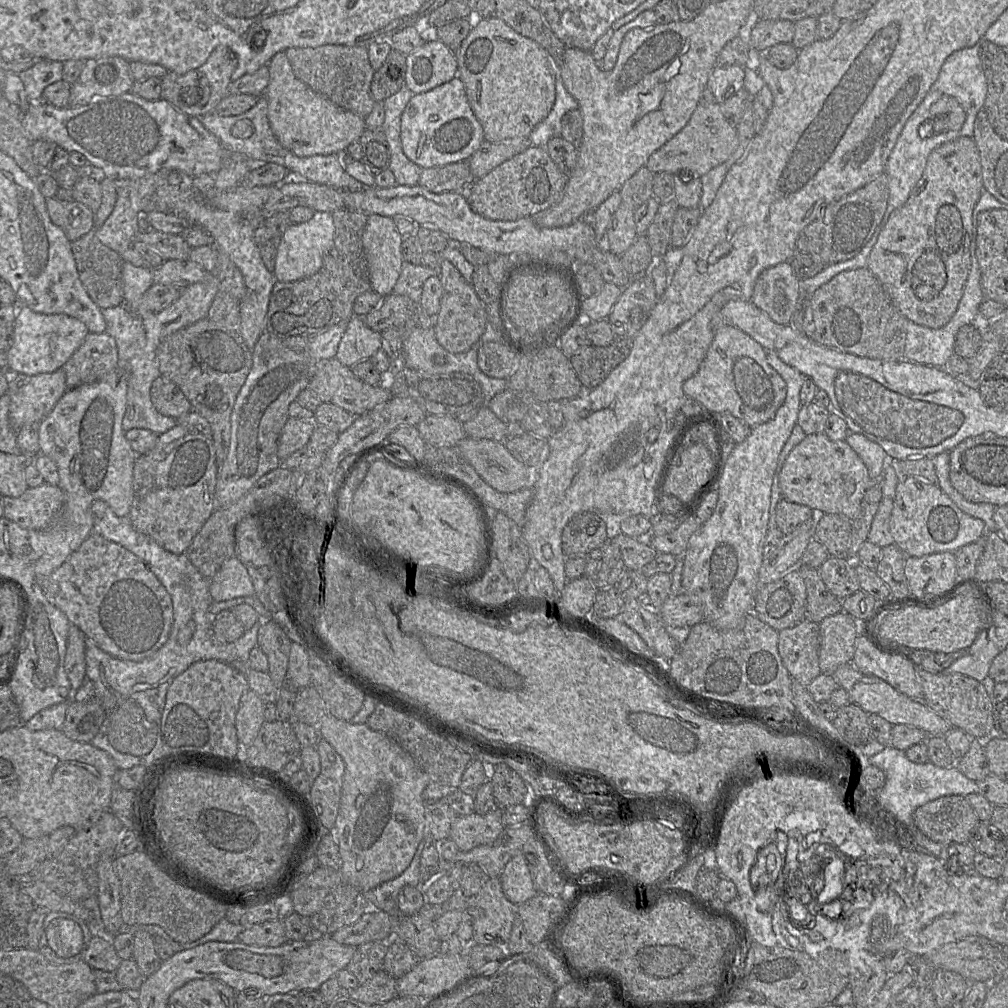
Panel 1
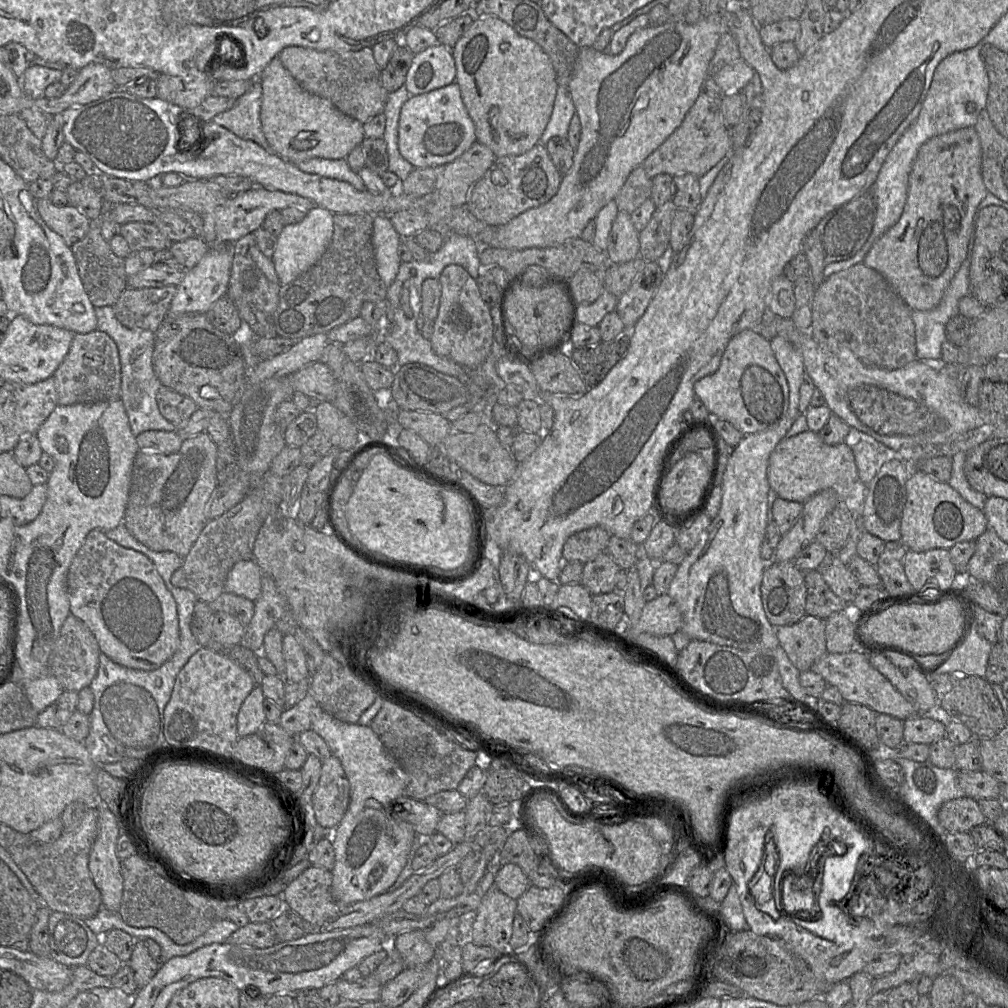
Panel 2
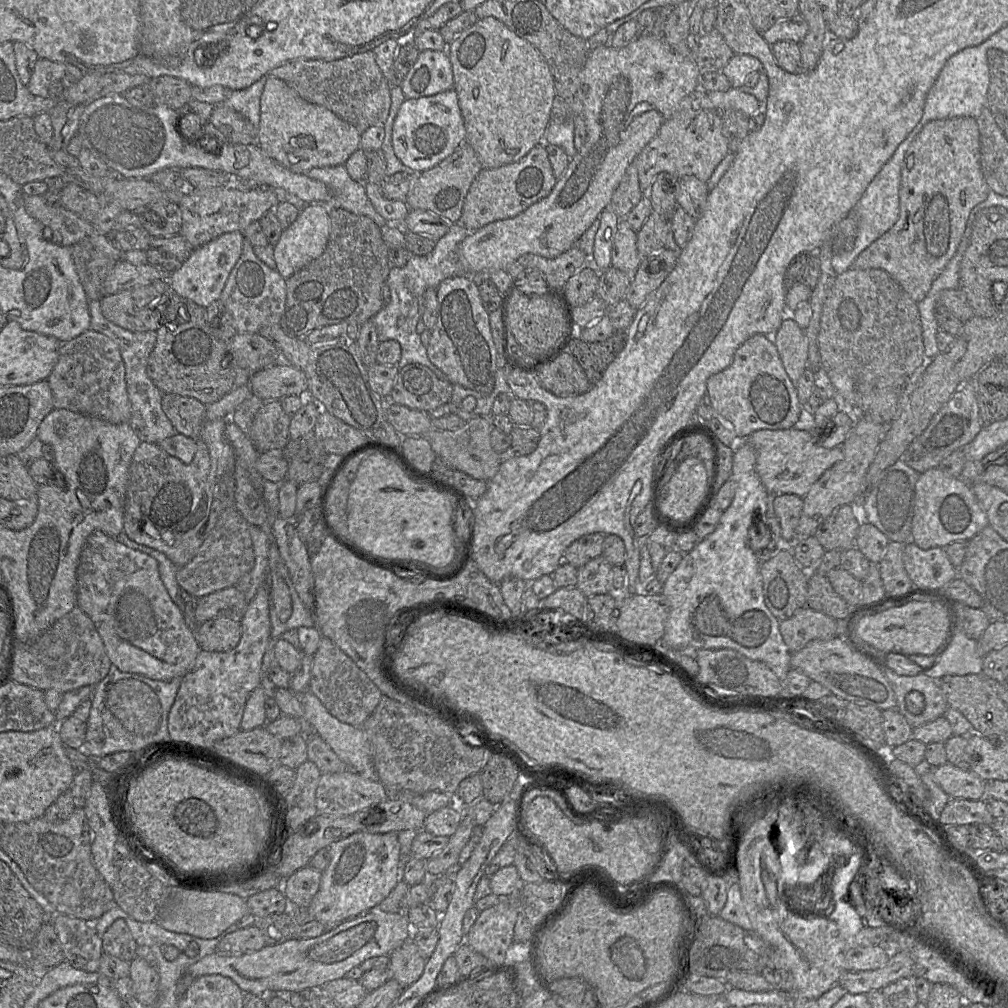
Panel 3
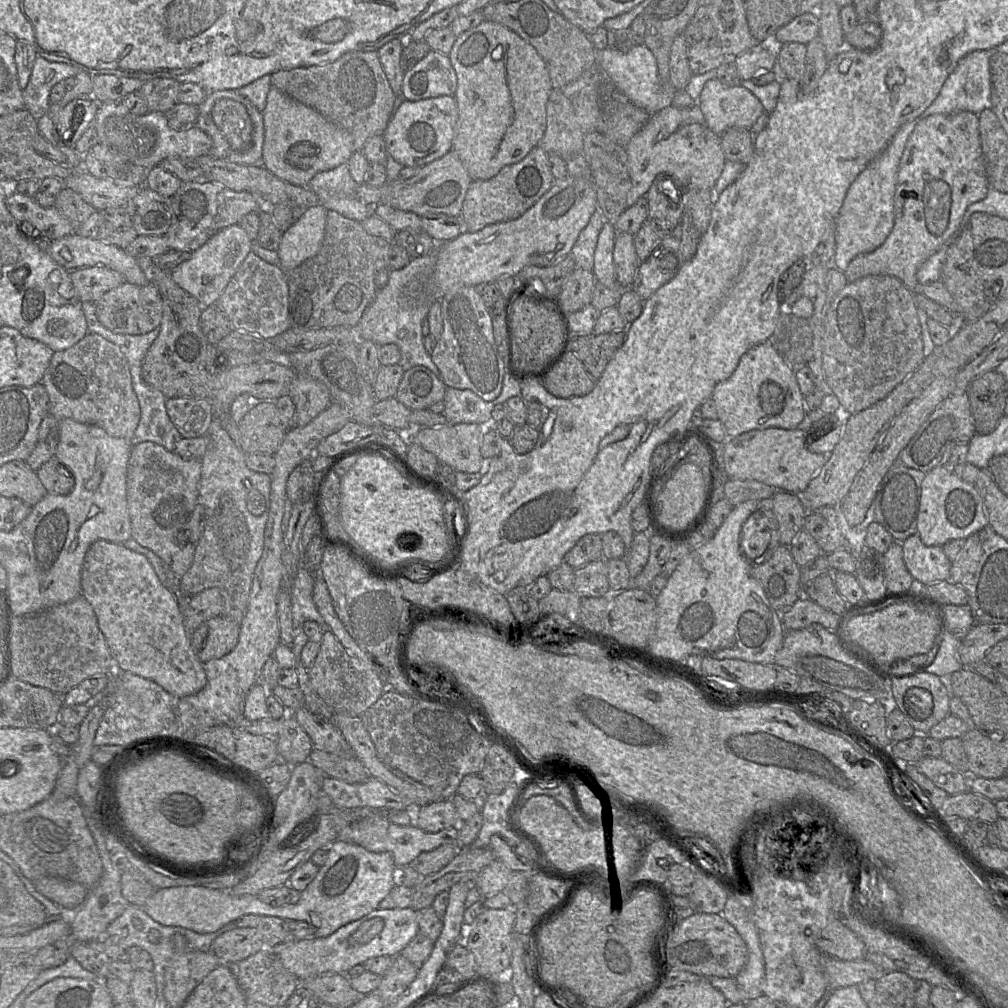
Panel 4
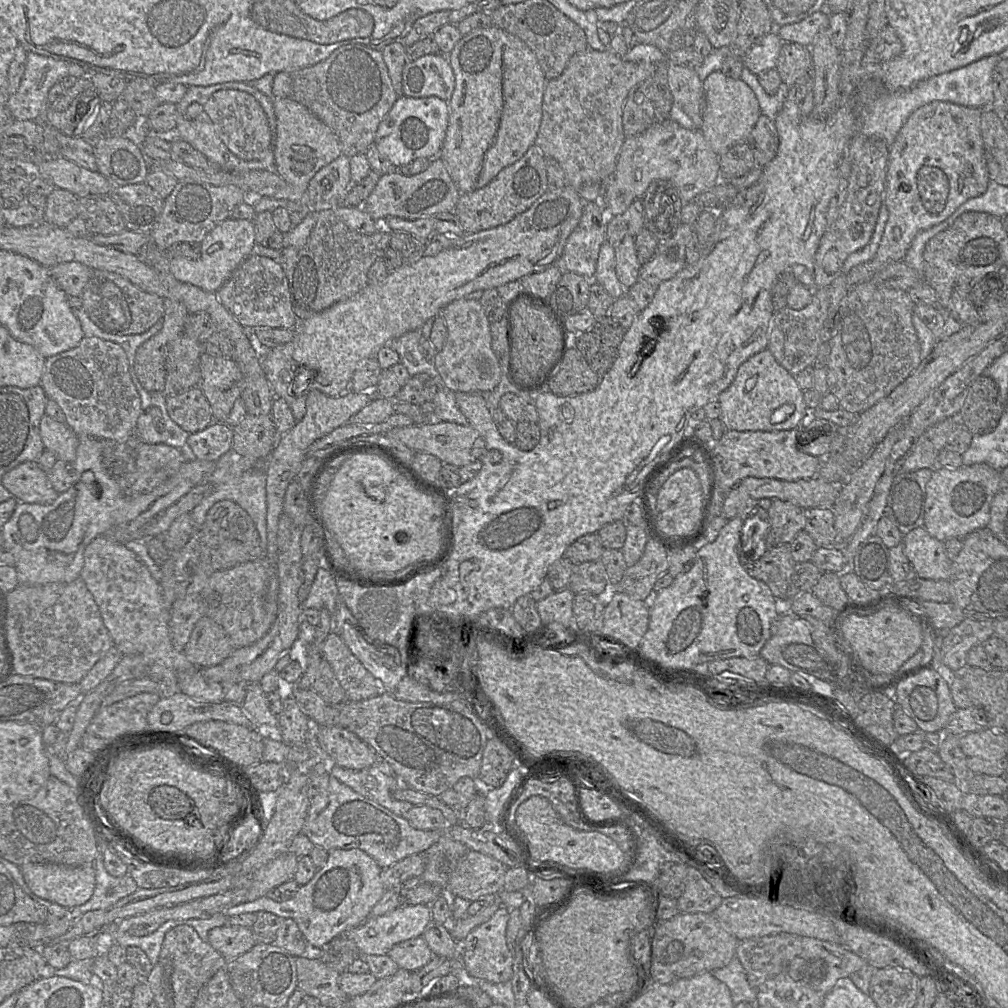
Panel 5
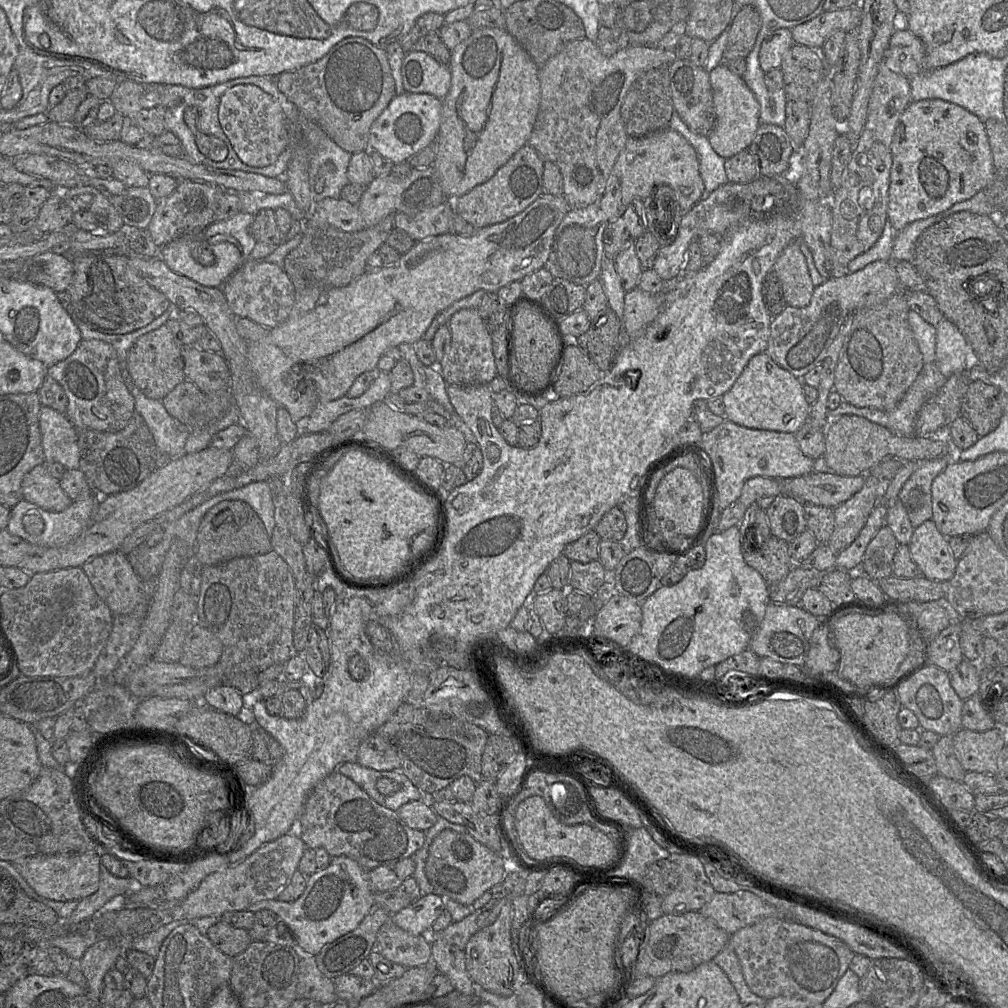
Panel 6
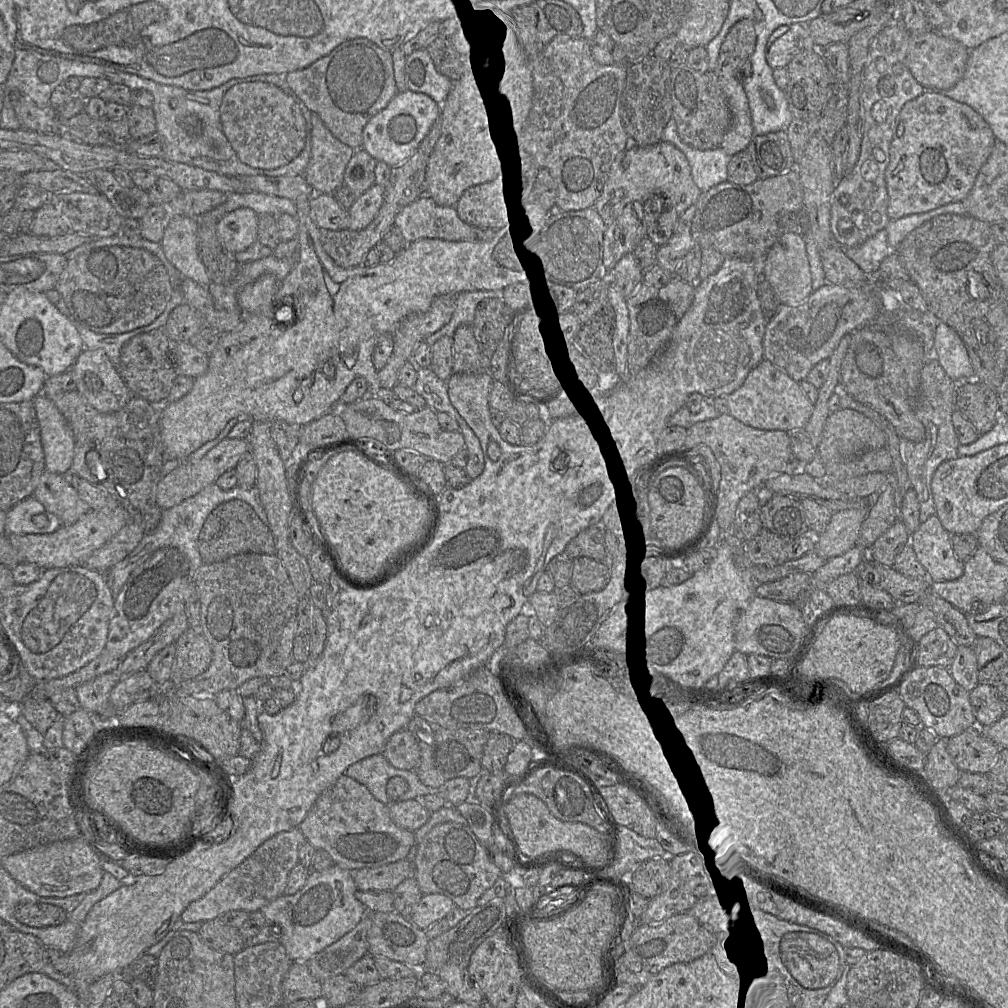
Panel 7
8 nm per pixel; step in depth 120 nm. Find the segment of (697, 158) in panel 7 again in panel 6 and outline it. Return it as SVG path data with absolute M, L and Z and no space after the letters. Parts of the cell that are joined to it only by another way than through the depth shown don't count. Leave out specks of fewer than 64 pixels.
M674 108L668 127L680 133L695 149L699 160L700 175L707 193L728 182L724 168L726 159L713 150L707 136L693 133Z

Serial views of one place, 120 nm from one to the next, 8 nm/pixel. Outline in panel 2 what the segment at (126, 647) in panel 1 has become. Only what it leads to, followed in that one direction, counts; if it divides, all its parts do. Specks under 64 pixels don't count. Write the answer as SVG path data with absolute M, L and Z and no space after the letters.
M99 529L88 533L74 557L67 575L70 614L80 619L95 636L100 651L115 663L132 669L158 669L172 657L179 646L176 602L162 577L148 557L124 548Z

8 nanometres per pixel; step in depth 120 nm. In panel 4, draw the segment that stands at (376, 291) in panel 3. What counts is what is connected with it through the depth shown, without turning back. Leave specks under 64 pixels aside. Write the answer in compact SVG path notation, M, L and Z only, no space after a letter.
M328 210L324 238L317 254L305 260L296 268L284 271L288 285L290 329L355 327L377 294L375 275L378 271L388 268L392 244L393 241L387 241L366 232L361 222L349 219L334 210Z

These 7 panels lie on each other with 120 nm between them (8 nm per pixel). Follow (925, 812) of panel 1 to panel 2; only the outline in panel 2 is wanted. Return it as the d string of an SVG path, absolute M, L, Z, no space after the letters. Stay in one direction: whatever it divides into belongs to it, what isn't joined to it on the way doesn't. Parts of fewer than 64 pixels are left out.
M965 796L942 804L937 818L940 827L948 832L970 832L987 823L977 800Z

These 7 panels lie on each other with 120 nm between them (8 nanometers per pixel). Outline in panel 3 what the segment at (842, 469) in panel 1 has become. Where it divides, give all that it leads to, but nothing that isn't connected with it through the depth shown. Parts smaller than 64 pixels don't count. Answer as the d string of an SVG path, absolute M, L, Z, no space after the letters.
M761 429L746 439L756 452L756 472L768 494L793 494L804 497L812 485L844 457L842 446L826 449L814 442L812 431L789 429Z

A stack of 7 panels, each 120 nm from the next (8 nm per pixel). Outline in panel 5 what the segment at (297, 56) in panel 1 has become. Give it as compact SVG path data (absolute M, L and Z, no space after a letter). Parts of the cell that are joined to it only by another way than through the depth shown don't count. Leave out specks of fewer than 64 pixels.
M347 44L325 60L296 71L274 74L273 98L289 98L316 115L337 135L347 157L365 154L374 145L378 126L398 98L381 51L363 44Z

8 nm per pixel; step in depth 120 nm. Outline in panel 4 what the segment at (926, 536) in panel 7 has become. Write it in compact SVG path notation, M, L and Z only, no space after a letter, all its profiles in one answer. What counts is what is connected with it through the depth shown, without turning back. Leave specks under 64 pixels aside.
M913 534L902 543L905 566L915 581L915 585L929 585L950 580L950 560L942 546L926 546L919 535Z

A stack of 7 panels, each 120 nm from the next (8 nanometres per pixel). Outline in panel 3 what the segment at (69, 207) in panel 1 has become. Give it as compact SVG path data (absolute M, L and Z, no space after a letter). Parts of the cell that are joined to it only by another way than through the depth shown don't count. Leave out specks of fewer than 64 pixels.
M24 195L26 212L43 224L43 237L54 244L71 248L84 238L89 238L94 229L74 212L63 206L51 206L42 195Z

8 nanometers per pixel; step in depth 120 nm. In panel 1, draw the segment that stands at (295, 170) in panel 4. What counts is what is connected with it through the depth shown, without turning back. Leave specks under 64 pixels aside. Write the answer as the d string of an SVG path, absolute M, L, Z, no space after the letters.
M284 51L276 53L267 66L270 78L264 95L268 100L268 120L284 148L299 157L342 155L352 142L359 140L366 129L365 118L337 106L297 78Z

